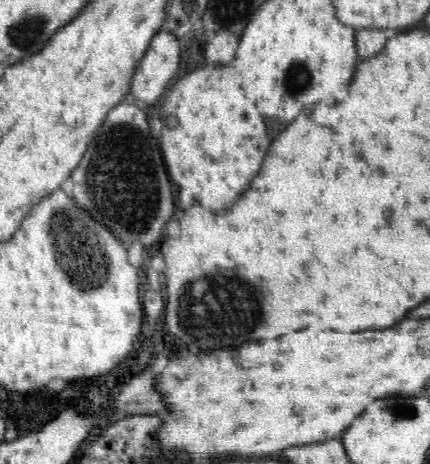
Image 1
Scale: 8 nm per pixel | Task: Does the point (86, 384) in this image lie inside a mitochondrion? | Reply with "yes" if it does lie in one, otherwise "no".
no

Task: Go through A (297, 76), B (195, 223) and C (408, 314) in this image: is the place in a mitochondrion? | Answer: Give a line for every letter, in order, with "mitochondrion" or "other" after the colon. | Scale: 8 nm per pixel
A: mitochondrion
B: other
C: other

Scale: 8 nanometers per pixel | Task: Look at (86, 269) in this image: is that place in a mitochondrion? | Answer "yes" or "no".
yes

